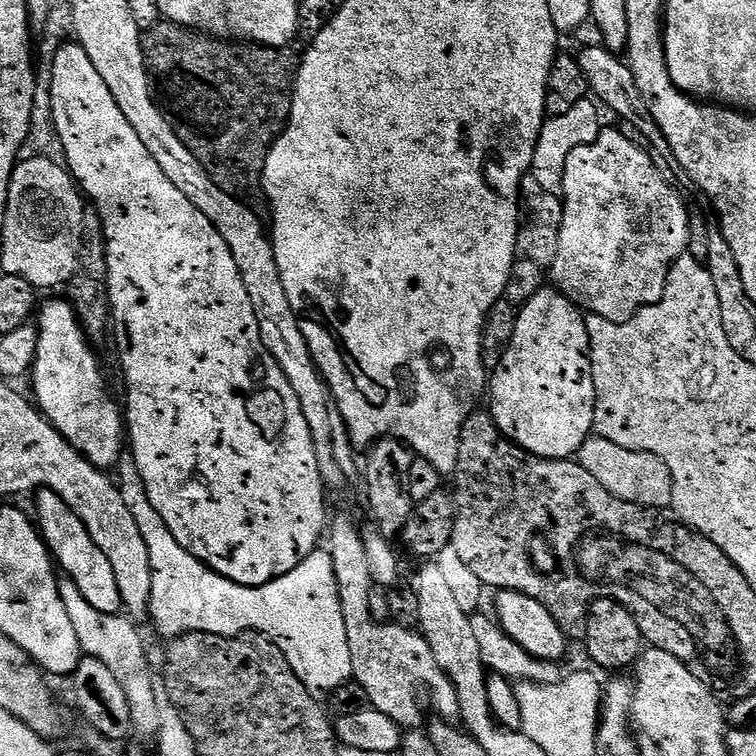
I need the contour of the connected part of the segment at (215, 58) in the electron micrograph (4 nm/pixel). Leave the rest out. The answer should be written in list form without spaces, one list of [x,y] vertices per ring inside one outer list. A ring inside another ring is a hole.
[[[161,22],[140,37],[144,64],[154,81],[159,103],[182,138],[184,145],[198,158],[213,182],[224,192],[244,194],[247,188],[261,183],[264,163],[276,137],[284,131],[292,112],[292,89],[296,87],[298,56],[291,47],[271,48],[251,42],[229,42],[180,24]]]

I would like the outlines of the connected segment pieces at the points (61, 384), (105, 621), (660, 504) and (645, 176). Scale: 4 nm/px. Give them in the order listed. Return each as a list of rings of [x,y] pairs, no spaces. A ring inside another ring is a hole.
[[[67,299],[52,300],[48,305],[41,307],[38,312],[38,335],[36,338],[36,357],[32,363],[30,381],[35,403],[44,417],[57,428],[95,468],[108,470],[108,467],[119,465],[122,449],[126,444],[126,420],[122,415],[122,408],[116,405],[114,397],[108,393],[108,384],[104,381],[104,372],[100,369],[100,360],[96,357],[93,345],[90,343],[85,331],[80,326],[71,303]]]
[[[70,579],[60,580],[60,597],[62,606],[66,606],[66,614],[70,614],[74,634],[78,634],[81,653],[98,658],[98,662],[107,666],[122,685],[122,691],[126,693],[126,702],[130,702],[130,718],[135,735],[155,737],[160,727],[158,702],[154,698],[154,669],[148,661],[144,640],[136,629],[139,627],[127,615],[94,610],[94,606],[86,602],[82,590],[78,590],[76,583]]]
[[[593,434],[580,447],[578,463],[582,470],[589,472],[593,478],[598,478],[598,482],[602,482],[602,486],[606,486],[606,490],[614,494],[614,498],[622,498],[626,502],[657,510],[668,510],[672,507],[672,475],[666,462],[654,454],[630,450]]]
[[[601,131],[597,140],[578,146],[566,158],[558,258],[554,258],[550,269],[551,283],[585,313],[619,324],[634,318],[647,304],[658,303],[672,264],[687,253],[689,213],[683,198],[664,181],[655,162],[630,137]]]

